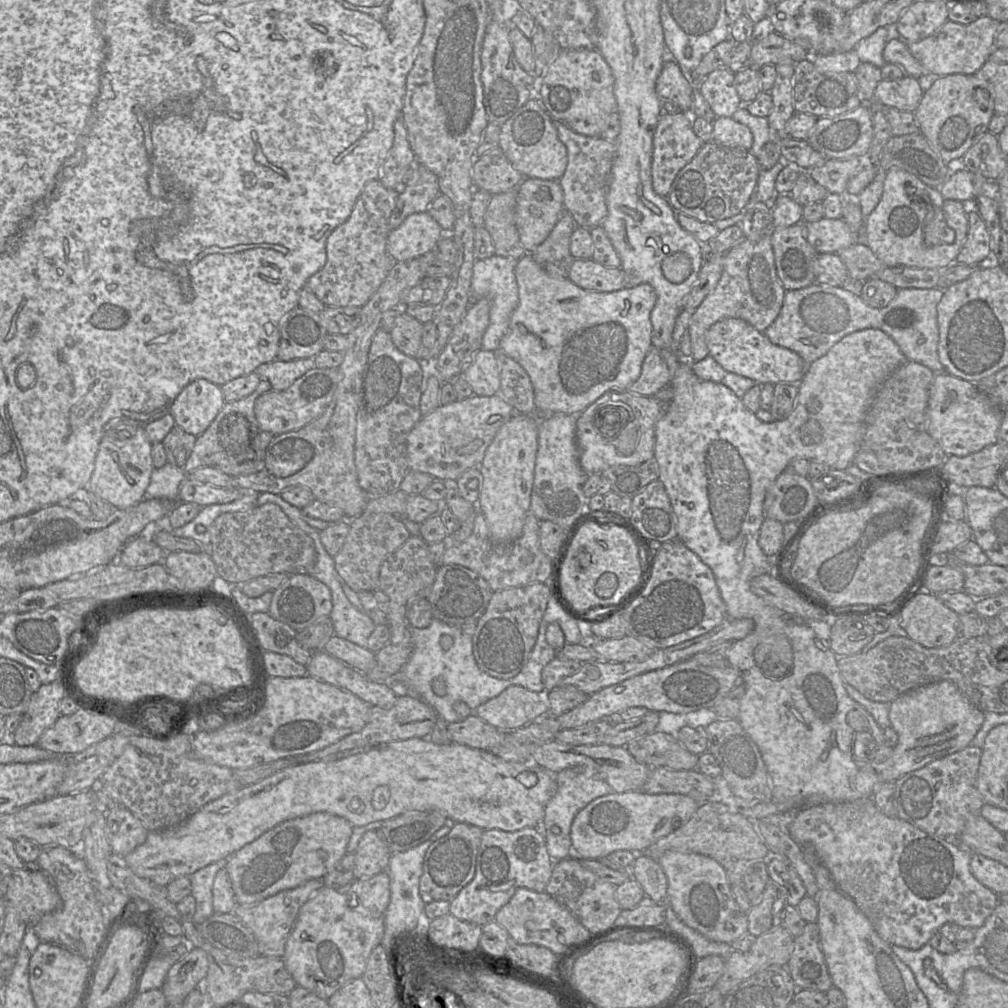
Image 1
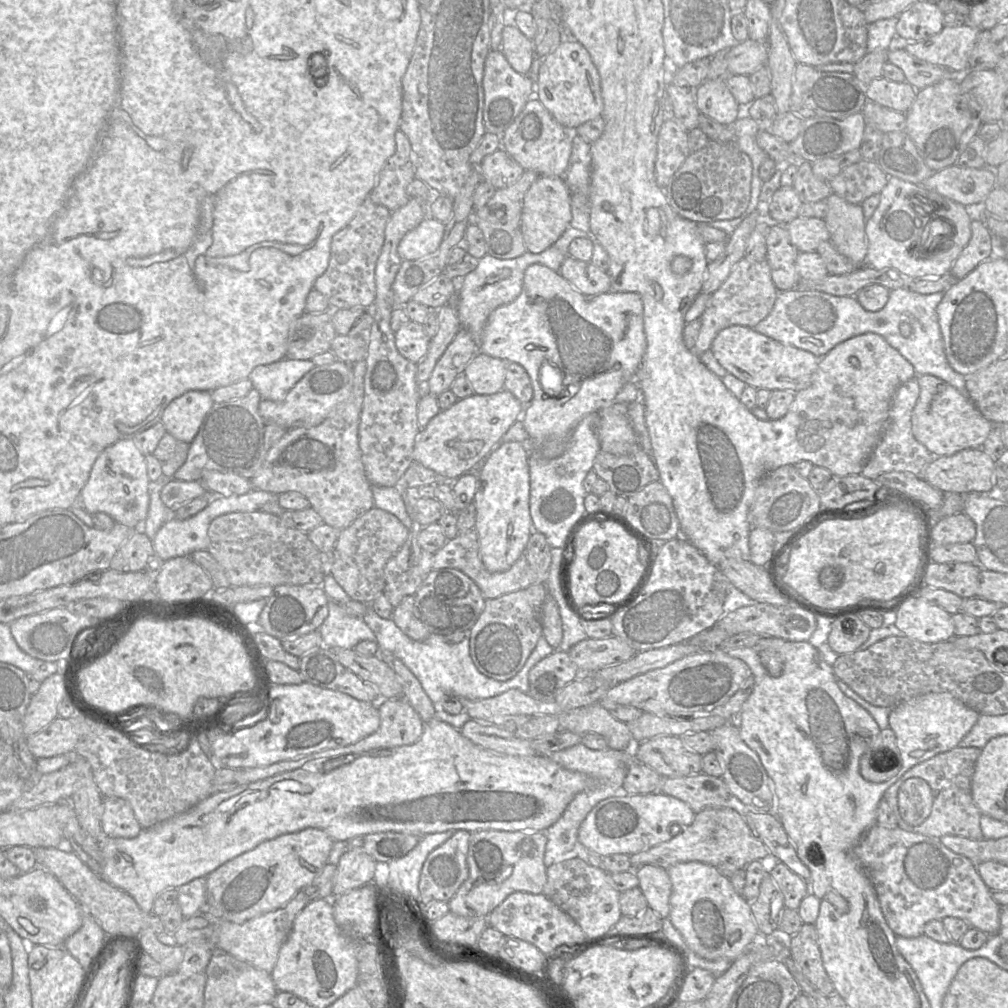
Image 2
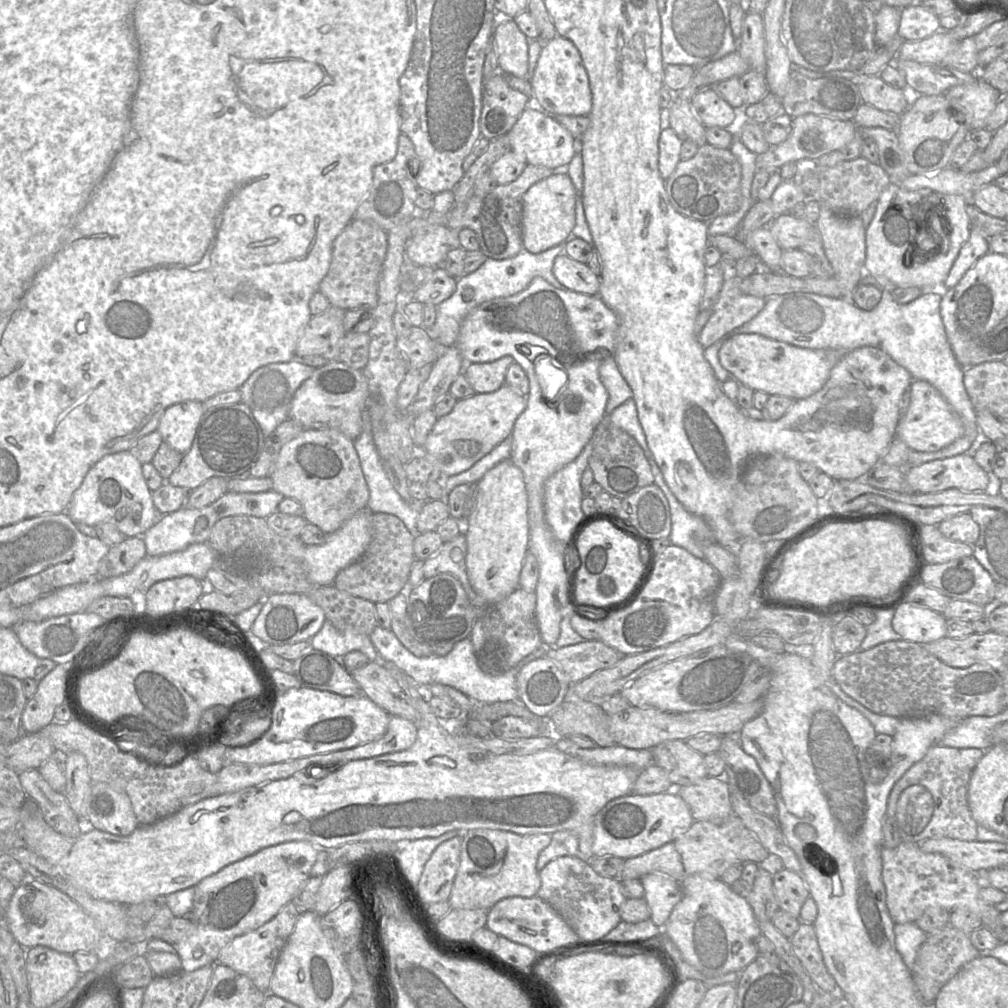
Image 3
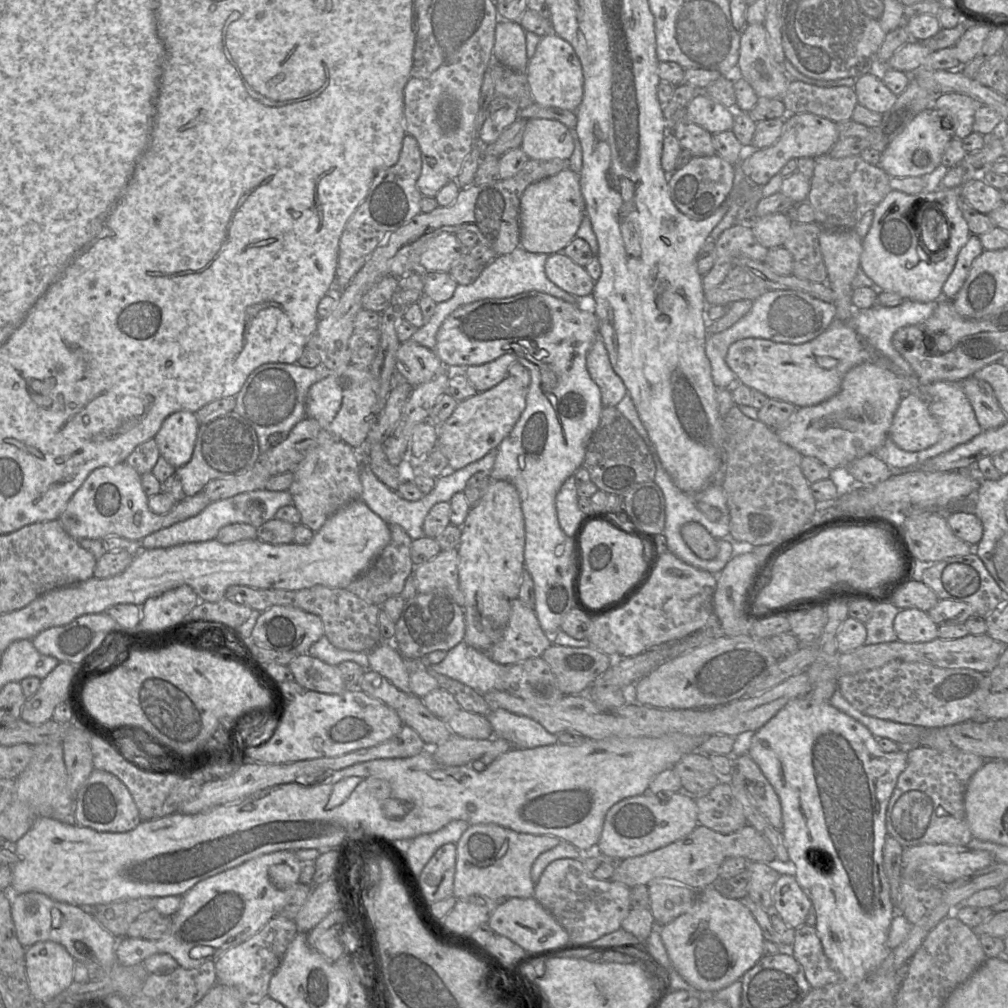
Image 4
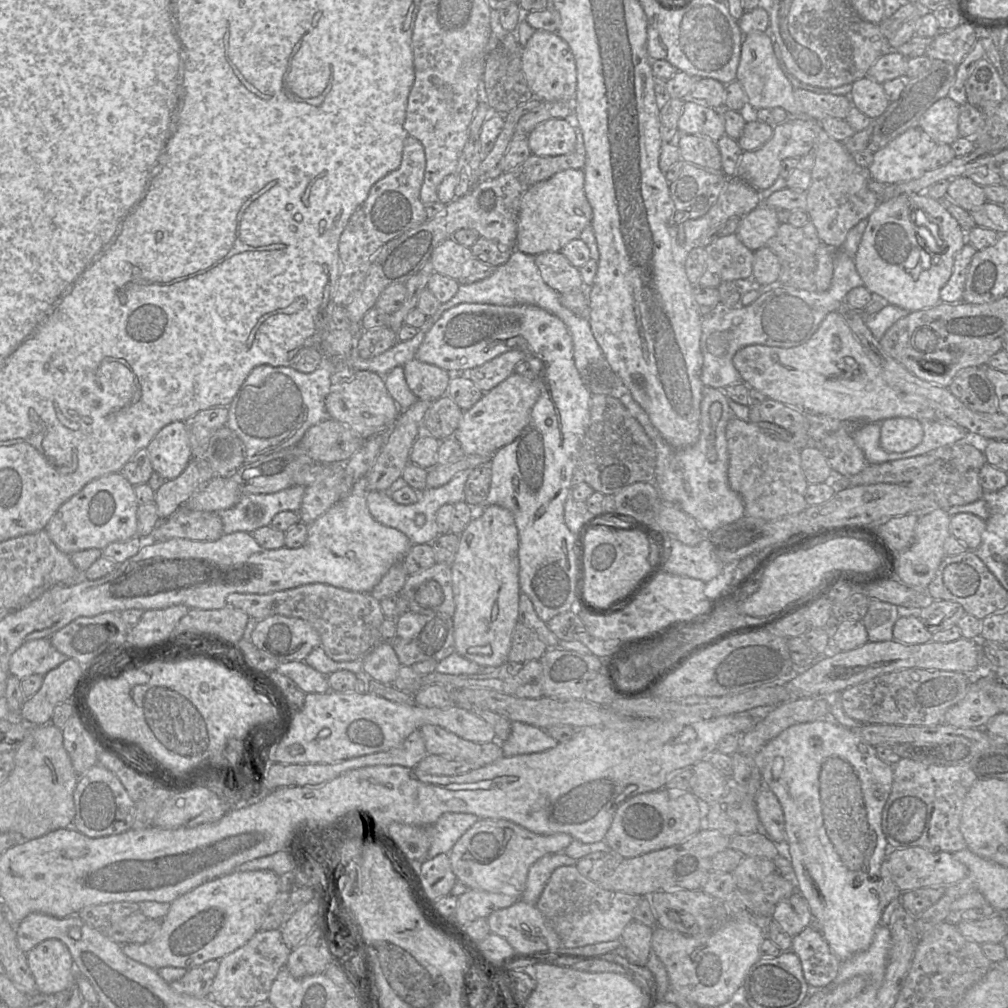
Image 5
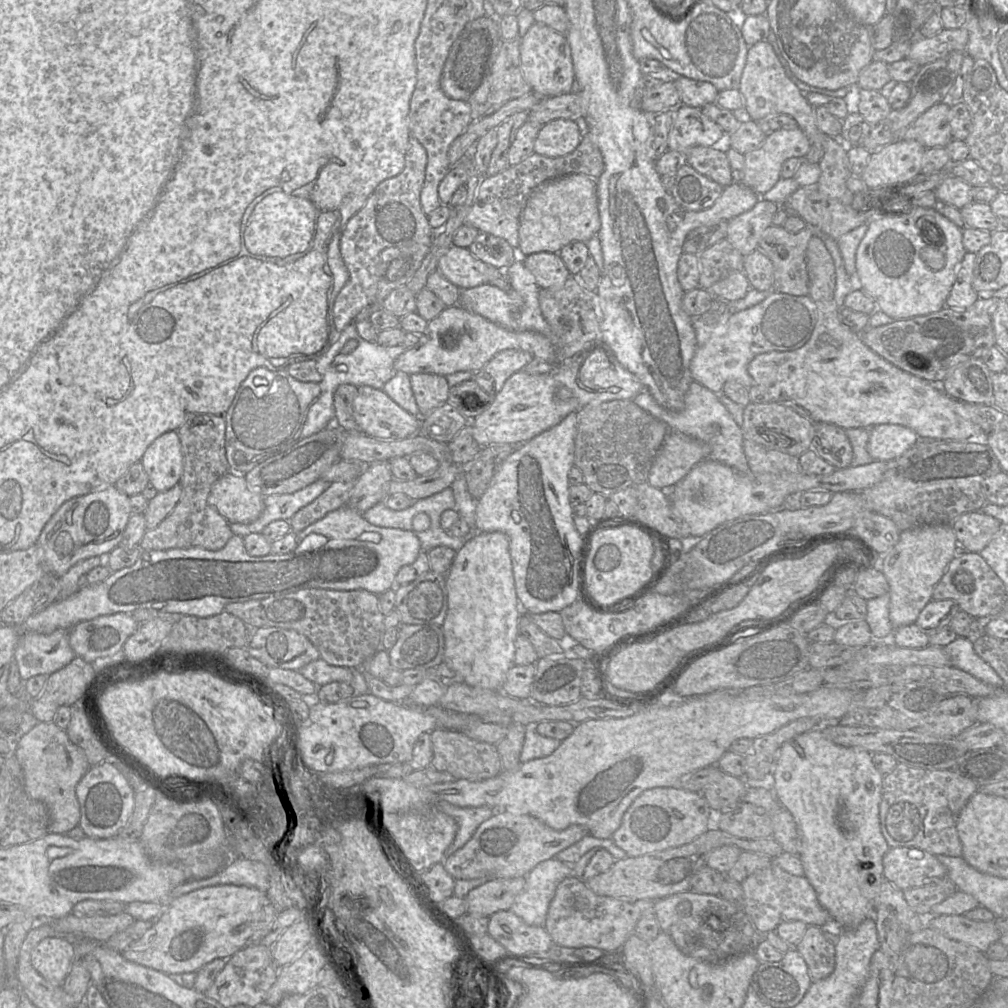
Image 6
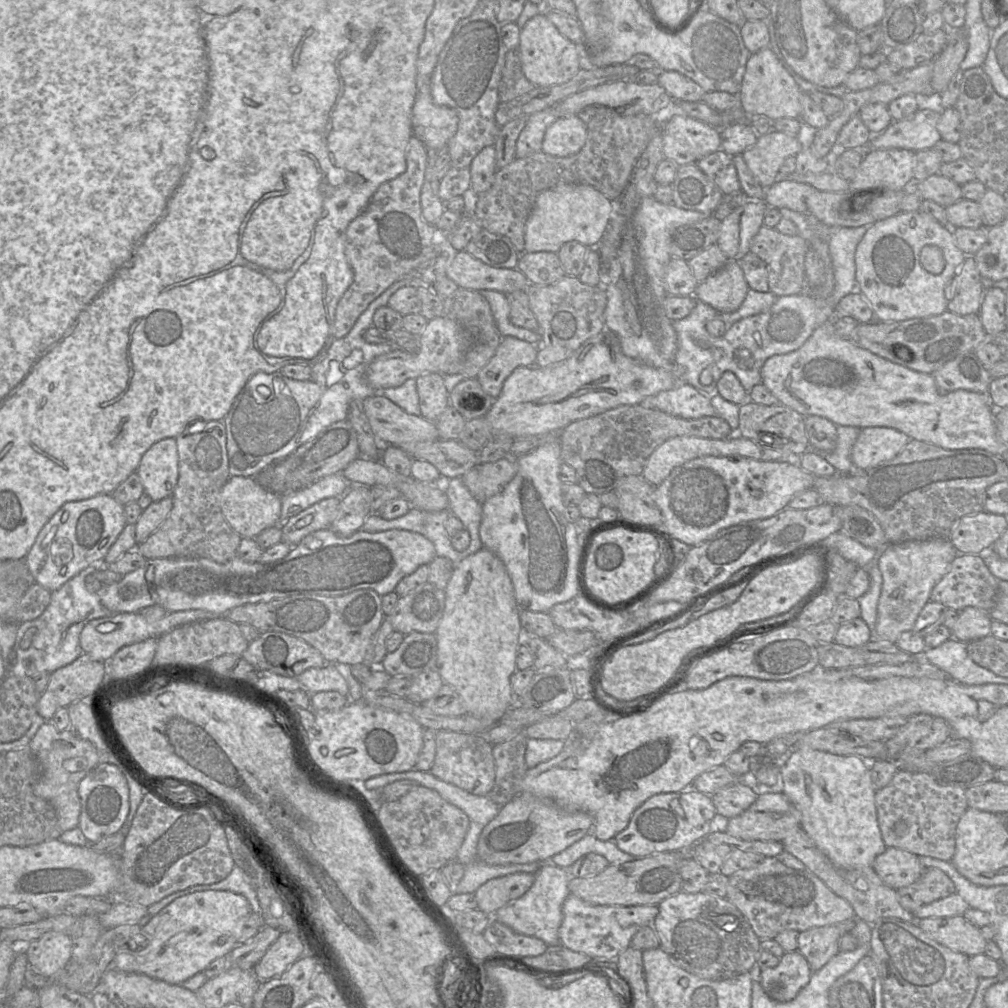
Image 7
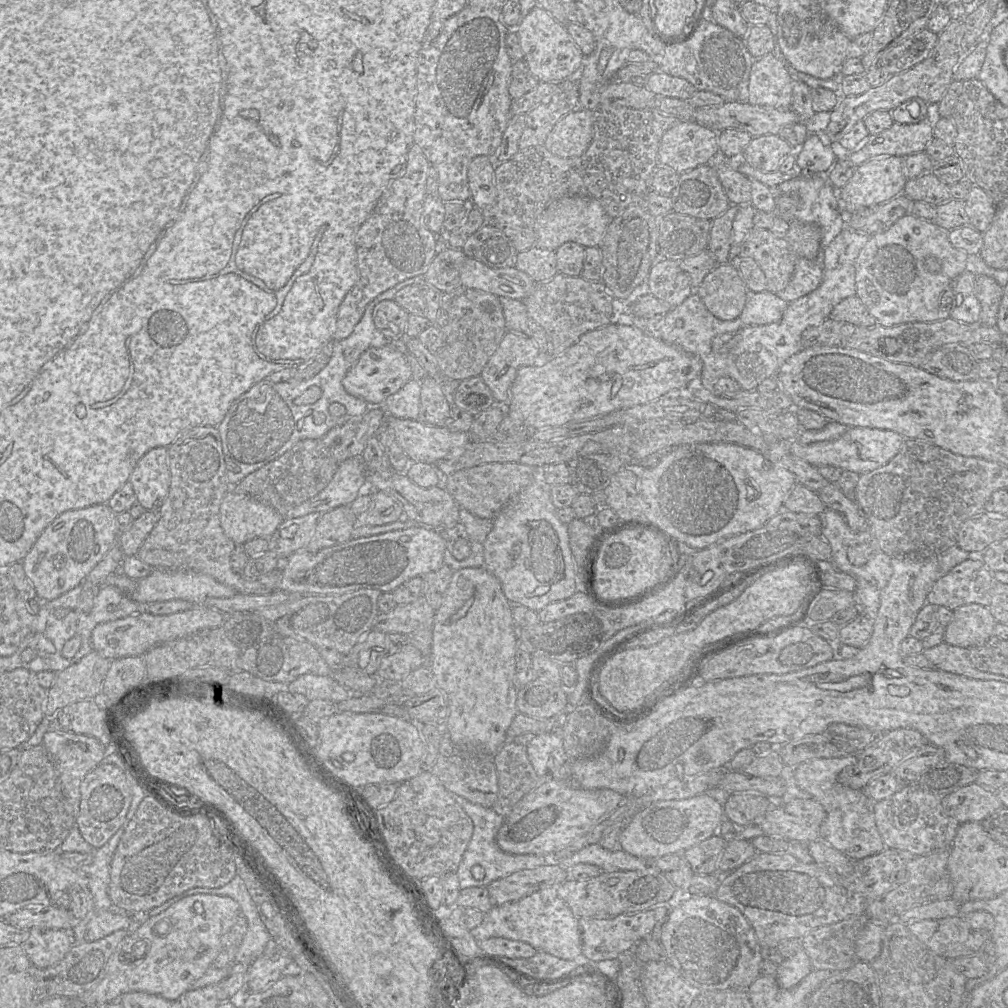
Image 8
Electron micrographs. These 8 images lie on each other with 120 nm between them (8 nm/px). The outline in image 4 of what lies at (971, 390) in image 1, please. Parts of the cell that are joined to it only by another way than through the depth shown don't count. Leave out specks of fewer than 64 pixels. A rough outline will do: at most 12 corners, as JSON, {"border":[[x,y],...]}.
{"border":[[905,393],[889,438],[918,452],[941,435],[928,402]]}

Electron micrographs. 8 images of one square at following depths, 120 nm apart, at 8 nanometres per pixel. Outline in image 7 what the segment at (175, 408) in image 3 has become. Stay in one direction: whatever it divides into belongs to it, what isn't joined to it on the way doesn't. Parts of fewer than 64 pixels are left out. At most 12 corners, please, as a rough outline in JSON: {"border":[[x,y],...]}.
{"border":[[176,440],[143,454],[136,472],[153,502],[172,496],[179,477]]}

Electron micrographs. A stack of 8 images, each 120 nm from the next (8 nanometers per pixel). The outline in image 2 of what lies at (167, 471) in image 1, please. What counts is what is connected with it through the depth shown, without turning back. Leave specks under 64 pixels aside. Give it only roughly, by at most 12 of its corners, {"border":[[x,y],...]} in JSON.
{"border":[[170,479],[149,483],[148,512],[140,531],[151,542],[172,511],[160,498]]}

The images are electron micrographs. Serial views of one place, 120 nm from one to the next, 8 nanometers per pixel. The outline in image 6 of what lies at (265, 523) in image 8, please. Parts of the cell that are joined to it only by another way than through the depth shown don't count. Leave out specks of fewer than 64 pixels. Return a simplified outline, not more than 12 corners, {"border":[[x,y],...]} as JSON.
{"border":[[228,472],[208,504],[228,523],[249,524],[264,496],[244,475]]}

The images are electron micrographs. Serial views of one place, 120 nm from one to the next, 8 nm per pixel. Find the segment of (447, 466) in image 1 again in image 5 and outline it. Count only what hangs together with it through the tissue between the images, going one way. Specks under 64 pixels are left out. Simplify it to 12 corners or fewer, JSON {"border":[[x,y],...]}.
{"border":[[513,373],[463,412],[465,455],[493,455],[519,436],[539,379]]}

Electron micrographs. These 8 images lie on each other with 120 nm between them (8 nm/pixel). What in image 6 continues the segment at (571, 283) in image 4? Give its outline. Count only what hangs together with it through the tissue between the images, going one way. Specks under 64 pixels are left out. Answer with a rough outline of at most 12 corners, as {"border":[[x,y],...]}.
{"border":[[533,253],[523,263],[540,289],[559,290],[570,272],[558,253]]}

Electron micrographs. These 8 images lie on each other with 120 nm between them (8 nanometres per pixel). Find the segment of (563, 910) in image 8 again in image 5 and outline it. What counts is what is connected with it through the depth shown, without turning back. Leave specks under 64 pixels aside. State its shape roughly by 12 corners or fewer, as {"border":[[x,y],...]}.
{"border":[[564,853],[543,856],[529,868],[521,900],[536,906],[553,871],[576,866]]}

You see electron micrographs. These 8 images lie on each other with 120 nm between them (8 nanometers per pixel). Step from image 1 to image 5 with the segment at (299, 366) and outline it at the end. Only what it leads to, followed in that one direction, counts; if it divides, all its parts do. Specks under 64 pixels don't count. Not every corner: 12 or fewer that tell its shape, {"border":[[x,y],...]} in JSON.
{"border":[[335,364],[260,365],[228,406],[245,462],[327,417]]}

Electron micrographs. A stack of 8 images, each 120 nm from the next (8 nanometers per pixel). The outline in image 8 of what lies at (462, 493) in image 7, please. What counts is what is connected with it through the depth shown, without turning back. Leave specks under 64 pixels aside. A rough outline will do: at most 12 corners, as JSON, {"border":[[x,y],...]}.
{"border":[[460,508],[460,522],[470,542],[462,568],[485,567],[484,542],[493,520],[479,518]]}

